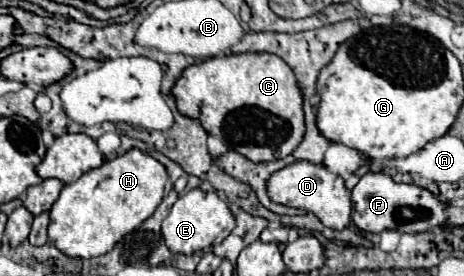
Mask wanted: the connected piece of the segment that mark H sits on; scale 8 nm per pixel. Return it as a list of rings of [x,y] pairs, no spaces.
[[[137,148],[105,160],[99,168],[85,172],[77,182],[63,186],[49,212],[49,240],[71,258],[103,256],[155,212],[165,196],[167,182],[165,166]]]

